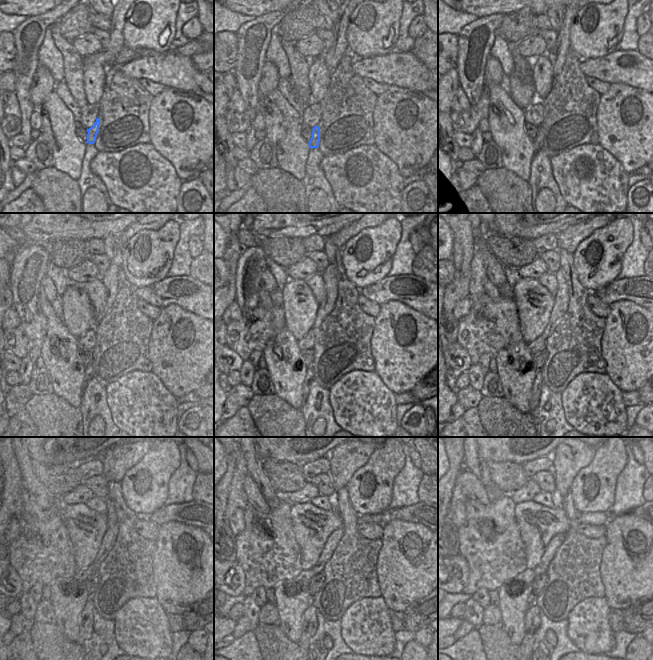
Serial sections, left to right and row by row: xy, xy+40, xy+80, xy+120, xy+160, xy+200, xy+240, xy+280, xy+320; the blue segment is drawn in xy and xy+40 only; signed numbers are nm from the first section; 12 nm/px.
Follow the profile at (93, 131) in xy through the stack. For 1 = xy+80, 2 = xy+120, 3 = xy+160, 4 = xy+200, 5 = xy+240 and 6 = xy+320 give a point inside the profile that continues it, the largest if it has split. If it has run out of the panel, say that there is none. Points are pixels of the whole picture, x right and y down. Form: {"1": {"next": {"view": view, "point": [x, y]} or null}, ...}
{"1": {"next": {"view": "xy+80", "point": [538, 142]}}, "2": {"next": {"view": "xy+120", "point": [88, 374]}}, "3": {"next": {"view": "xy+160", "point": [311, 369]}}, "4": {"next": {"view": "xy+200", "point": [534, 397]}}, "5": {"next": {"view": "xy+240", "point": [86, 616]}}, "6": {"next": {"view": "xy+320", "point": [532, 621]}}}

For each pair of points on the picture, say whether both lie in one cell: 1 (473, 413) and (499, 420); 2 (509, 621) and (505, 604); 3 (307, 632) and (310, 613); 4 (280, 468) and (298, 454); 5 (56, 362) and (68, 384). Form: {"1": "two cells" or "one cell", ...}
{"1": "two cells", "2": "one cell", "3": "one cell", "4": "two cells", "5": "one cell"}

